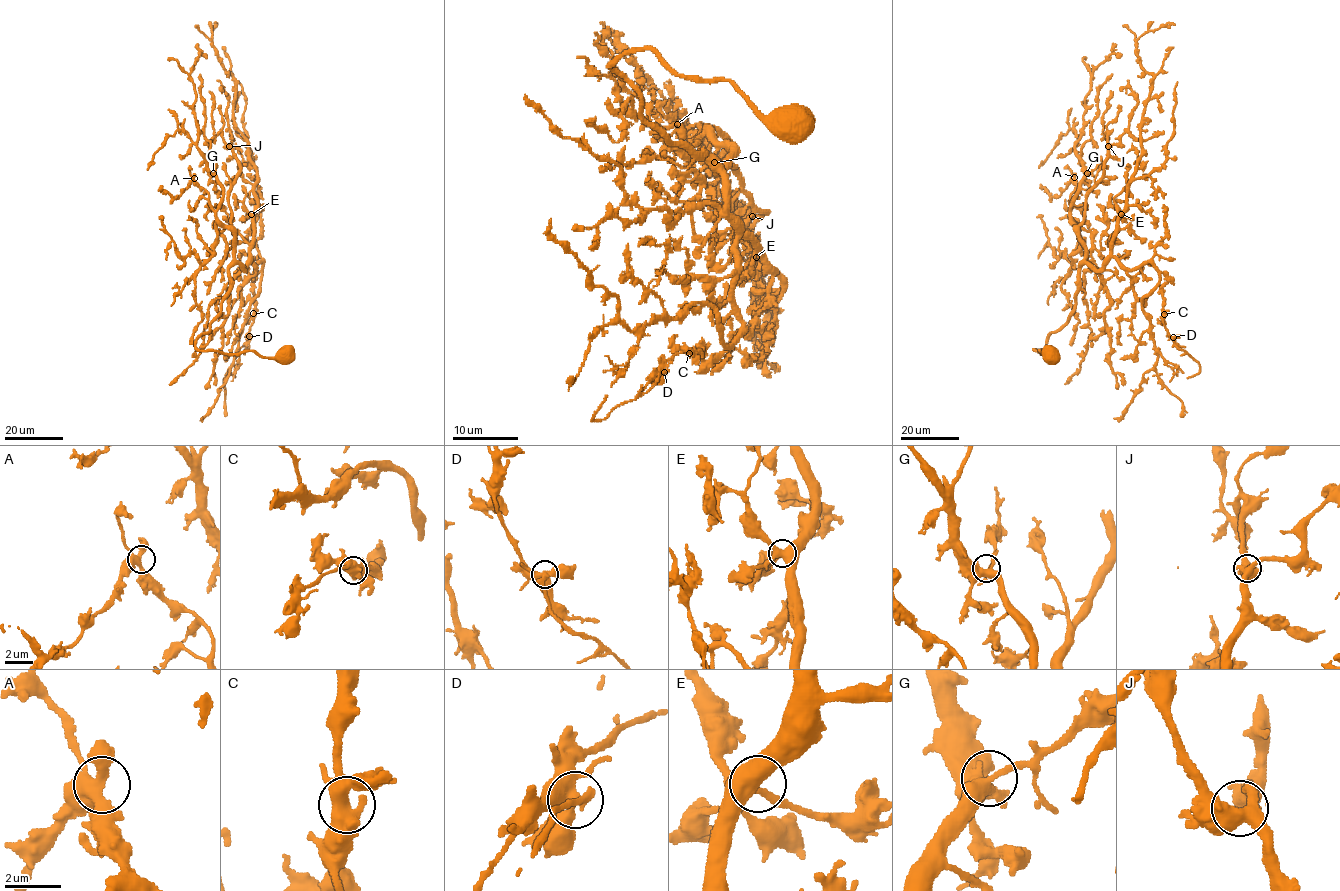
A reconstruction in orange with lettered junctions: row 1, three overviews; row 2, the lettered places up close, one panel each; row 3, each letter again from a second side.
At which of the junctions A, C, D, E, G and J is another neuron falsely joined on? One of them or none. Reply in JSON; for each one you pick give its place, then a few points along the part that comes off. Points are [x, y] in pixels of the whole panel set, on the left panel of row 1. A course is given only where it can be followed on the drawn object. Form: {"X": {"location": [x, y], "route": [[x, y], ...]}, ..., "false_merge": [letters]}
{"D": {"location": [249, 336], "route": [[249, 336], [249, 346], [238, 354], [230, 367], [235, 377]]}, "false_merge": ["D"]}

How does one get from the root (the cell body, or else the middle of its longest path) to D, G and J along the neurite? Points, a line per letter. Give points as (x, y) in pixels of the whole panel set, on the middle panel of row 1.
D: (789, 124), (650, 49), (609, 67), (643, 118), (721, 174), (737, 235), (740, 335), (664, 371)
G: (789, 124), (728, 81), (619, 54), (670, 142), (722, 169), (733, 150), (707, 127), (728, 138), (714, 162)
J: (789, 124), (650, 49), (609, 67), (670, 142), (715, 169), (734, 153), (768, 210), (752, 216)

